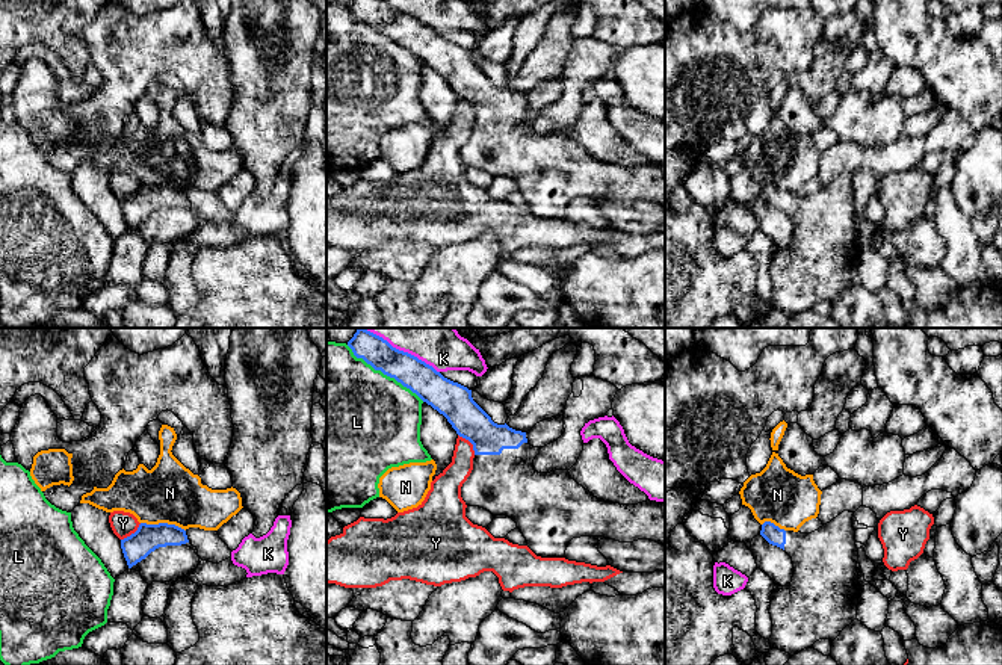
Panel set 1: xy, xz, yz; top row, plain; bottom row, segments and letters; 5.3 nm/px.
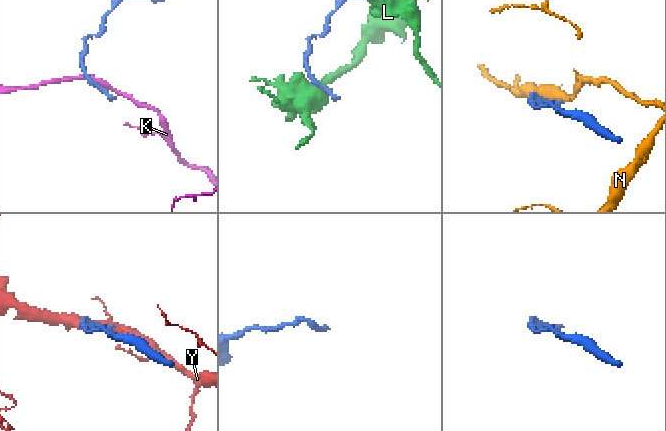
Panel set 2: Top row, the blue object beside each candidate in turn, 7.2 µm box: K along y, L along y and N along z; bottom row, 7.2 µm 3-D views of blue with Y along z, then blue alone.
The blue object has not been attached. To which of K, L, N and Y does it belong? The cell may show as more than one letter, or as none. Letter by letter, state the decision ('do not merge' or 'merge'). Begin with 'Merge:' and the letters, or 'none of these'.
Merge: none of these
K: do not merge
L: do not merge
N: do not merge
Y: do not merge

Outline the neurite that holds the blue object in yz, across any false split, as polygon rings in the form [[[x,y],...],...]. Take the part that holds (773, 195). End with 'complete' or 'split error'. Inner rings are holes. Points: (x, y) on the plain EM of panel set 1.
[[[843,172],[812,195],[784,192],[771,183],[762,186],[760,196],[769,206],[783,210],[793,224],[790,246],[775,246],[771,255],[771,310],[793,317],[804,310],[813,308],[819,301],[834,302],[846,287],[857,281],[861,246],[857,234],[858,210],[852,178],[854,174]]] | split error

